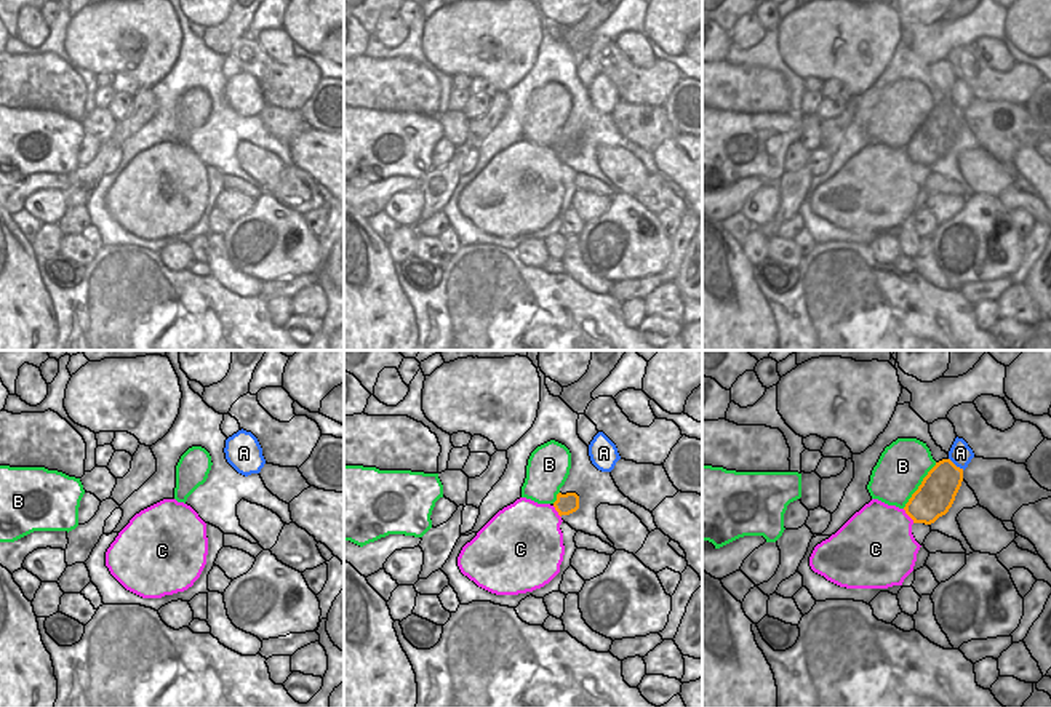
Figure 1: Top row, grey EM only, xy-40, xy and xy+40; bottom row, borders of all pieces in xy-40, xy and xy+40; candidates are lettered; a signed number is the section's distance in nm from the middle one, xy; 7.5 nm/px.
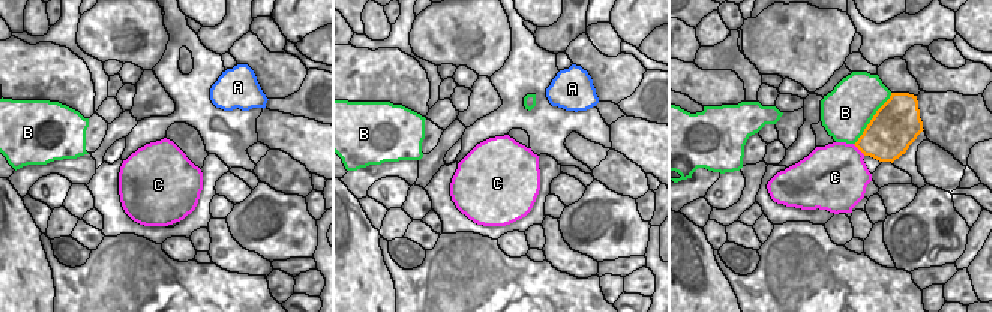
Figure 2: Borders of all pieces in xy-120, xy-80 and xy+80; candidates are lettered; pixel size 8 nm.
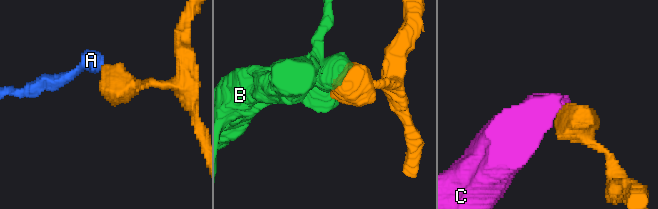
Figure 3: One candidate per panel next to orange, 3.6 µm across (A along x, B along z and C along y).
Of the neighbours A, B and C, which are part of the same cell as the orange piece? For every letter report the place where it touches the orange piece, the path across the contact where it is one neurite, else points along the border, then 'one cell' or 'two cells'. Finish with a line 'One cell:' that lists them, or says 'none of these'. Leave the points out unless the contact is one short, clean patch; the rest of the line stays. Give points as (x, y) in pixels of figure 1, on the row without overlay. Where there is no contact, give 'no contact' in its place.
A: xy+40 (955, 107) | along xy+40 (949, 99), (963, 111) | two cells
B: xy+40 (920, 127) | two cells
C: xy+40 (907, 155) | along xy+40 (903, 151), (914, 163) | two cells
One cell: none of these

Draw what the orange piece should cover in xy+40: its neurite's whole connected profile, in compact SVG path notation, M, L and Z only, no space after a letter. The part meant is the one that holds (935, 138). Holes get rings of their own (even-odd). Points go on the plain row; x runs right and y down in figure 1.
M950 101L936 104L905 146L905 155L913 165L934 165L952 149L961 123L963 110L957 109Z

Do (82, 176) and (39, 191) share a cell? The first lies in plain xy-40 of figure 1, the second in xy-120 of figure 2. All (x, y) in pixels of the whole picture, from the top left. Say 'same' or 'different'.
different

